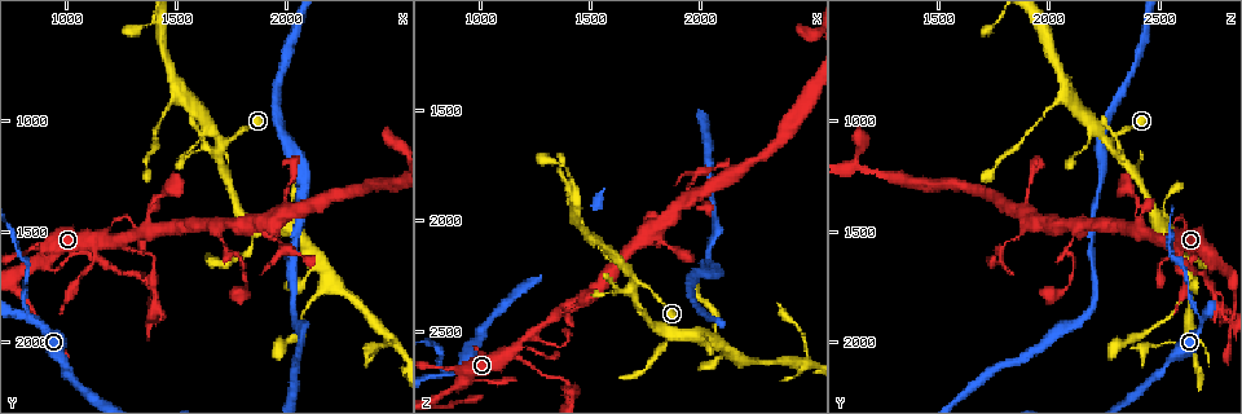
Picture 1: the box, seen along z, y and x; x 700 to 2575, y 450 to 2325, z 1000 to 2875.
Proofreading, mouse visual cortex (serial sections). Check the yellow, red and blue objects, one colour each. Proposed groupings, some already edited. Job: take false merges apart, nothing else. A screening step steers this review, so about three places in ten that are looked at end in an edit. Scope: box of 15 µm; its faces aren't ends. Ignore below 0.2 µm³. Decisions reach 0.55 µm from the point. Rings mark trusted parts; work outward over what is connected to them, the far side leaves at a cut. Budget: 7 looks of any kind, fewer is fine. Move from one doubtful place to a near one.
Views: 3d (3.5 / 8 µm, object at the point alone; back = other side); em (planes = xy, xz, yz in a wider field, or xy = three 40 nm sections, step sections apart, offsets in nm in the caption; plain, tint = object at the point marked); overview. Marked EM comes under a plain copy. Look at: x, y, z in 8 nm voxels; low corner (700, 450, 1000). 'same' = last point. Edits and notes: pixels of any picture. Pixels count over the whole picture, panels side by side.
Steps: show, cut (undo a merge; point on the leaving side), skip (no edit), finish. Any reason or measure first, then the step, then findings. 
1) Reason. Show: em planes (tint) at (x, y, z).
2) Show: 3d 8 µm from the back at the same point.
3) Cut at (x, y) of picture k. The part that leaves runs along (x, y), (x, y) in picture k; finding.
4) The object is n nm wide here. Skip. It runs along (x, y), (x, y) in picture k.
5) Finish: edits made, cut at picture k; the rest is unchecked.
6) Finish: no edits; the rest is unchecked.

Three arms meet. Show: 3d 3.5 µm at (850, 1880, 2690).

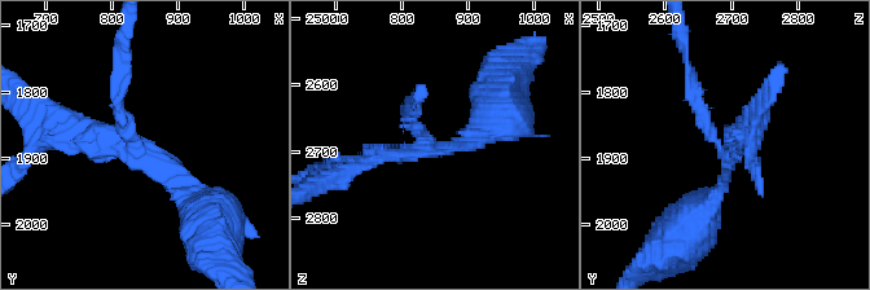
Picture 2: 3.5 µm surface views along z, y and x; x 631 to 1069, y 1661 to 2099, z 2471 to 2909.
Show: em planes (tint) at (840, 1895, 2690).

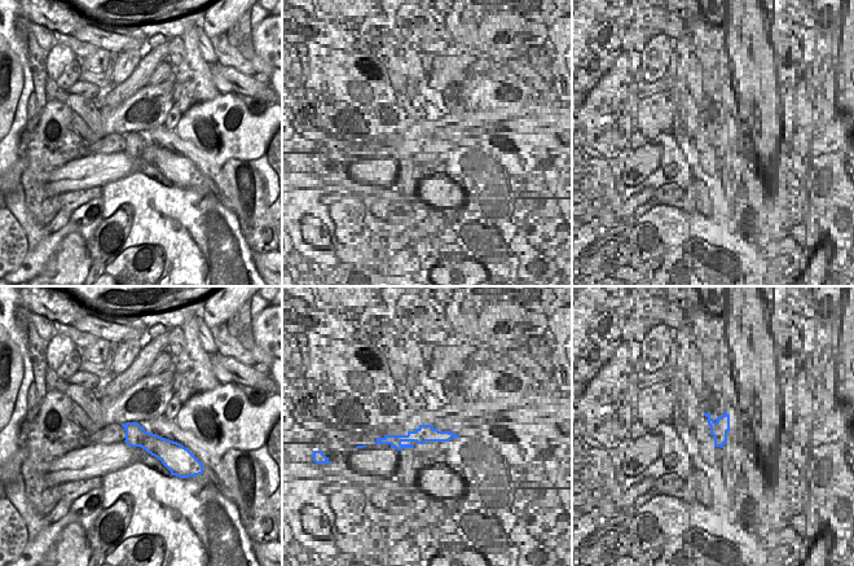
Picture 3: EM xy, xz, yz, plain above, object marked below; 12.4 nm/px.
The arms are 150, 200, 250 nm wide. Cut at (695, 106) of picture 2. The part that leaves runs along (716, 141), (693, 93), (680, 34) in picture 2; two cells meet here.

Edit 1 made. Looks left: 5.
Abrupt turn. Show: 3d 3.5 µm at (1750, 1610, 2060).

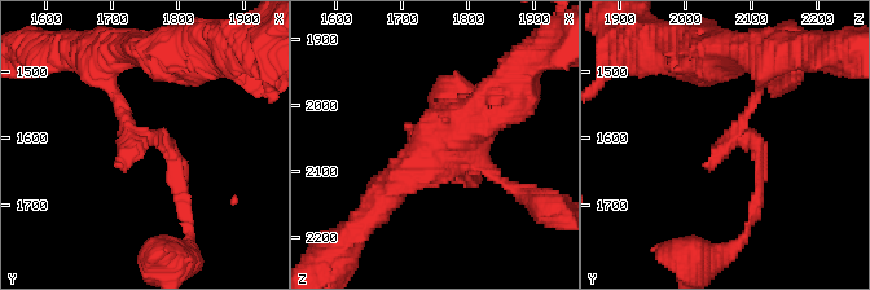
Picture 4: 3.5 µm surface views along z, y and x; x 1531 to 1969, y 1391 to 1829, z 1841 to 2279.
Show: em xy step 2 (tint) at (1745, 1605, 2065).

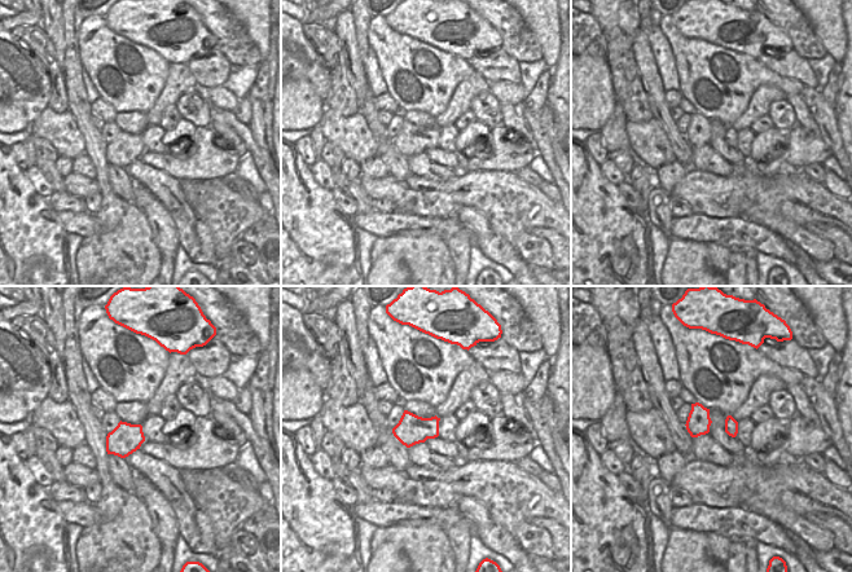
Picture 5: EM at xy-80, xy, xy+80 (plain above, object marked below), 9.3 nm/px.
The object is 280 nm wide here. Skip. It runs along (102, 74), (127, 130), (166, 141), (183, 189) in picture 4; continuous, no second cell.

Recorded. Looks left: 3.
Two arms in line, one across. Show: em xy step 3 (tint) at (2180, 1720, 2640).

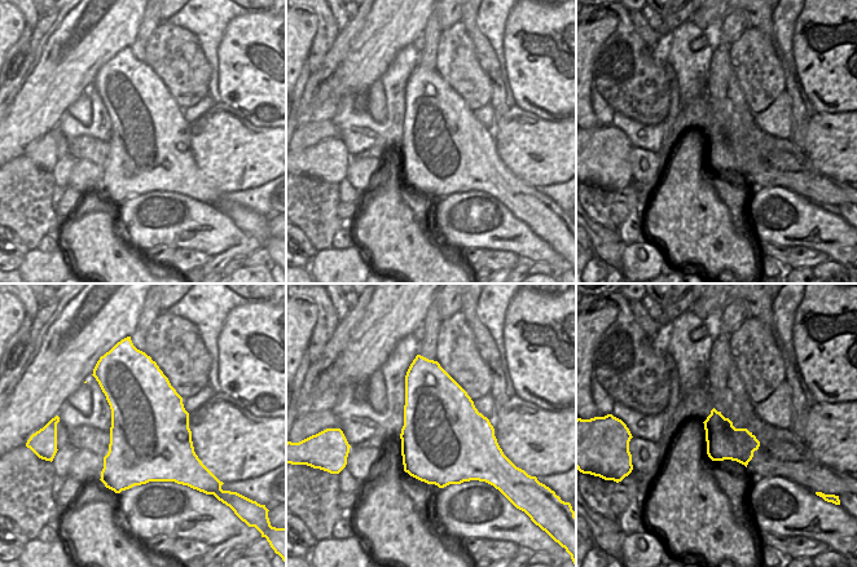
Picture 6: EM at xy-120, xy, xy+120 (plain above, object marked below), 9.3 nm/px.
See where the arms go. Show: 3d 3.5 µm at the same point.

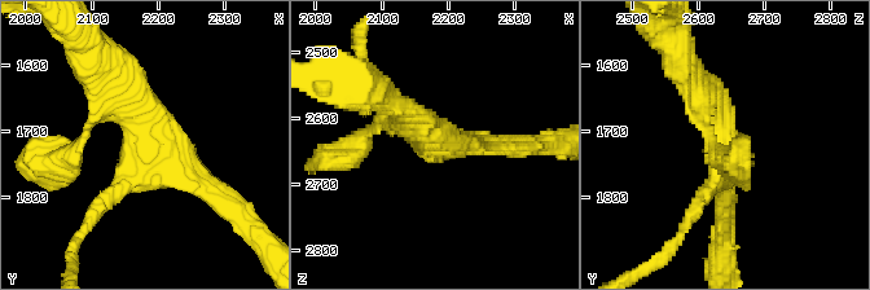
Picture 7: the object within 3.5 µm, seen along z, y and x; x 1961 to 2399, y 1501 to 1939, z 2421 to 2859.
Skip. It runs along (108, 77), (219, 200) in picture 7; all the same cell.

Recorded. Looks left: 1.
Finish: edits made, cut at picture 2; the rest is unchecked.

